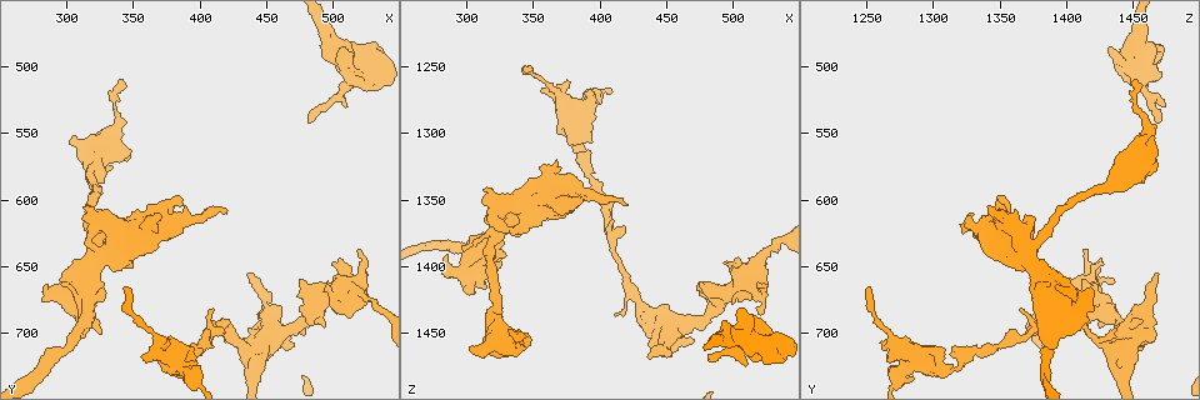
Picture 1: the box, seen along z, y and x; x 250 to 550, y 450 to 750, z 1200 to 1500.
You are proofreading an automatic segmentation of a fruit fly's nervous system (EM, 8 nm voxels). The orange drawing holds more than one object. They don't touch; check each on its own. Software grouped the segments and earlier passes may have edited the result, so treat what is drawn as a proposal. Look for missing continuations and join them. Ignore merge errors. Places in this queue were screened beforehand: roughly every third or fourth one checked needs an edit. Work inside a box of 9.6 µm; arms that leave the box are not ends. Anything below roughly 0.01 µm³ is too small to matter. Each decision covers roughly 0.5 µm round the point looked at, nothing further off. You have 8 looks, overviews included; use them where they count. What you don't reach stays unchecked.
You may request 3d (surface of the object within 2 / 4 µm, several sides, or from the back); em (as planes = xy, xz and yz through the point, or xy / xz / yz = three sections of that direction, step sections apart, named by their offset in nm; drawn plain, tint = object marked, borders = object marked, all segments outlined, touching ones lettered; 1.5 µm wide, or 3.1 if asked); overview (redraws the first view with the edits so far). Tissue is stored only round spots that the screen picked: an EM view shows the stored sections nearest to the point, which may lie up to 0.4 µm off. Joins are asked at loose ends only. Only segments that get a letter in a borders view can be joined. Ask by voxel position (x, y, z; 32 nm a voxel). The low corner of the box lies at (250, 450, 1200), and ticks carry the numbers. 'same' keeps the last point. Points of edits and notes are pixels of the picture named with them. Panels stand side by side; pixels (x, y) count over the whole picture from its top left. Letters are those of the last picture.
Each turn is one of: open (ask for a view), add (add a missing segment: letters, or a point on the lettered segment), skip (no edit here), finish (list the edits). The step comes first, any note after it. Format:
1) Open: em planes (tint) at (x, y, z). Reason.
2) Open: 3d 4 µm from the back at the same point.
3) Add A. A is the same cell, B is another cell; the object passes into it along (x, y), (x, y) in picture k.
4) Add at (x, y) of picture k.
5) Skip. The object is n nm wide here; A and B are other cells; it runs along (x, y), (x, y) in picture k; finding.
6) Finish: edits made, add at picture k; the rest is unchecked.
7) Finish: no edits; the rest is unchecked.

Open: em planes (borders) at (522, 664, 1438). Branch stops here.

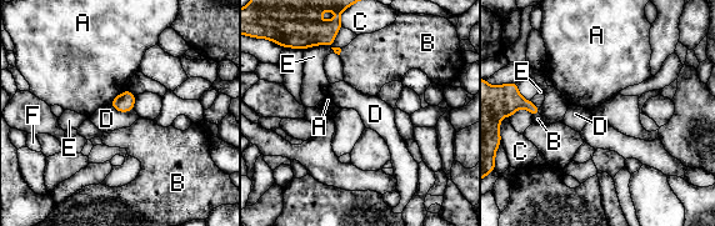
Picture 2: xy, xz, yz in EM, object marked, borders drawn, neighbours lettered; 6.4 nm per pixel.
Skip. The longest contact is with A, 160 nm; A, B, C, D, E and F are other cells; a border runs along (110, 104), (120, 111), (133, 109) in picture 2; no lettered segment goes on from it.

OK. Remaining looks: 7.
Open: em 3.1 µm xz step 16 (borders) at (480, 540, 1468). Free end.

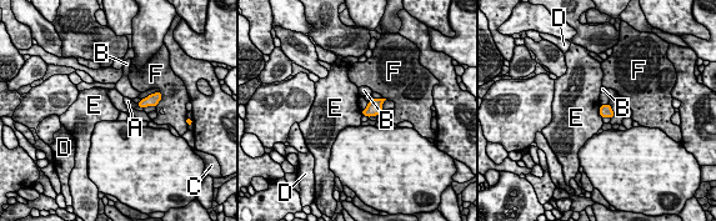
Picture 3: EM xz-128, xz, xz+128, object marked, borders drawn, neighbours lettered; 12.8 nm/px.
Open: em 3.1 µm planes (borders) at the same point.

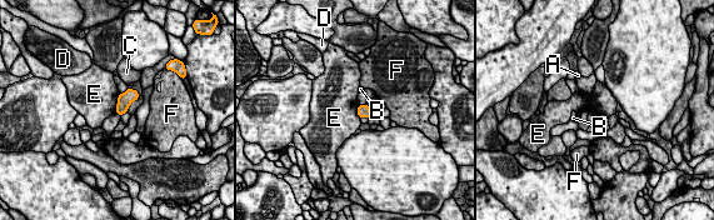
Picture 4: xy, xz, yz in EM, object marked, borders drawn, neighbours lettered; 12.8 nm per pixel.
Skip. A, B, C, D, E and F are other cells; a border runs along (120, 94), (115, 111) in picture 4; none of them fits.

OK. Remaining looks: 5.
Open: em planes (tint) at (342, 666, 1254). Free end.

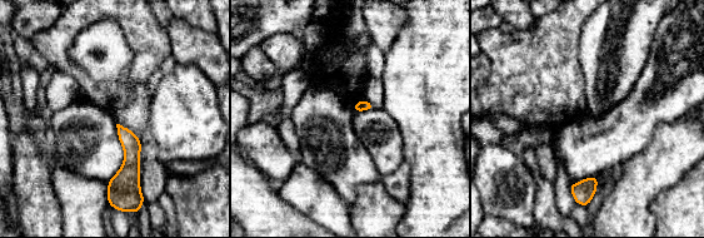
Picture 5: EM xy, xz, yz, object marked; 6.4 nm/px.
Open: em planes (borders) at the same point. See the neighbours.

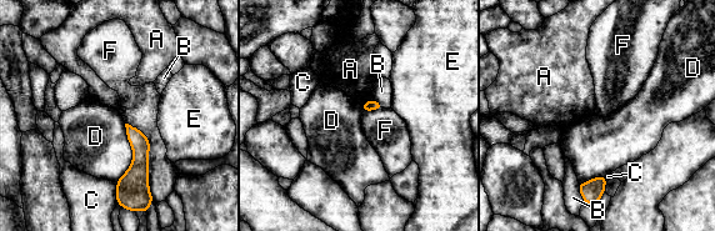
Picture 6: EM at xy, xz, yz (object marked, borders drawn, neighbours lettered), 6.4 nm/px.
Skip. The object is 70 nm wide here; A, B, C, D, E and F are other cells; a border runs along (125, 124), (133, 161), (116, 182) in picture 6; no lettered segment goes on from it.

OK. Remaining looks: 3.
Finish: no edits; the rest is unchecked.

